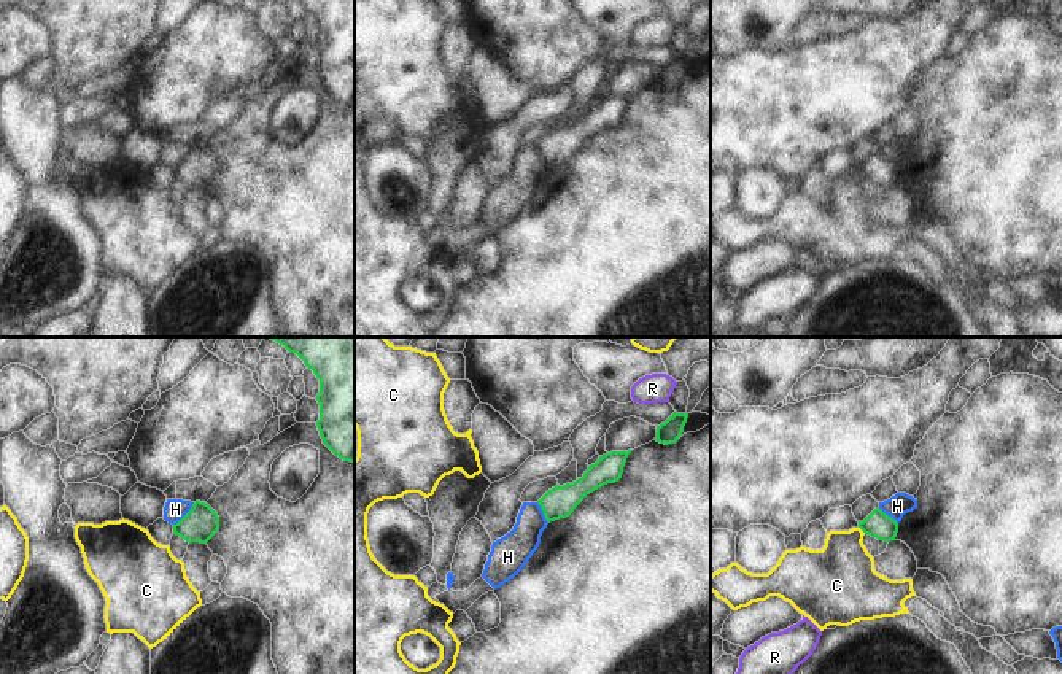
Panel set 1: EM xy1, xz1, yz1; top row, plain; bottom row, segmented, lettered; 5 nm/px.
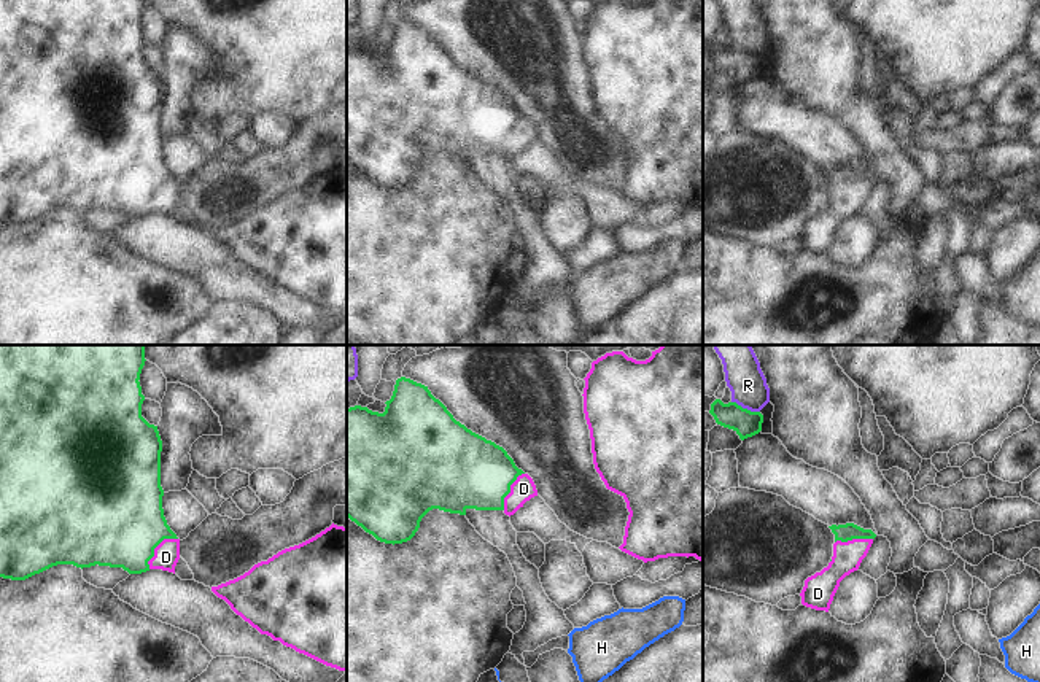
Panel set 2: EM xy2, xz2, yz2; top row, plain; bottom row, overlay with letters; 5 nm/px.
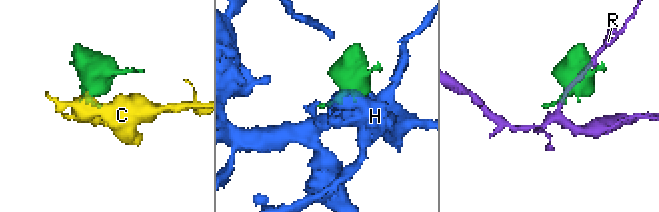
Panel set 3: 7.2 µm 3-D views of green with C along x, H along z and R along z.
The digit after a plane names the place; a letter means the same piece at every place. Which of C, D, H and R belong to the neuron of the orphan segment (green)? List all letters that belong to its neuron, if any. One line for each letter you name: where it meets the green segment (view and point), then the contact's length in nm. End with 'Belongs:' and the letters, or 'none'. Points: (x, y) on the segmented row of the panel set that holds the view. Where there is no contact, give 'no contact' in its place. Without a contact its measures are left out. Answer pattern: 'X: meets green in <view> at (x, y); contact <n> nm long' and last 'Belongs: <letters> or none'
D: meets green in xy2 at (156, 546); contact 220 nm long
Belongs: D

